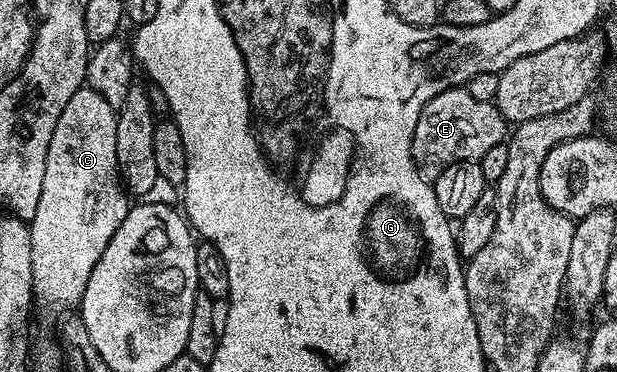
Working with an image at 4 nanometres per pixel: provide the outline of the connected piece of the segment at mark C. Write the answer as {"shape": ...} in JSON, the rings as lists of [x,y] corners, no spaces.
{"shape":[[[86,87],[78,89],[65,103],[57,127],[53,127],[53,139],[49,139],[49,155],[45,163],[45,180],[41,183],[41,200],[37,202],[37,215],[29,222],[31,231],[31,254],[33,255],[33,283],[31,292],[47,305],[78,306],[79,298],[85,295],[85,283],[97,267],[97,259],[105,255],[113,231],[121,227],[129,208],[117,167],[117,119],[116,109],[97,91]]]}

